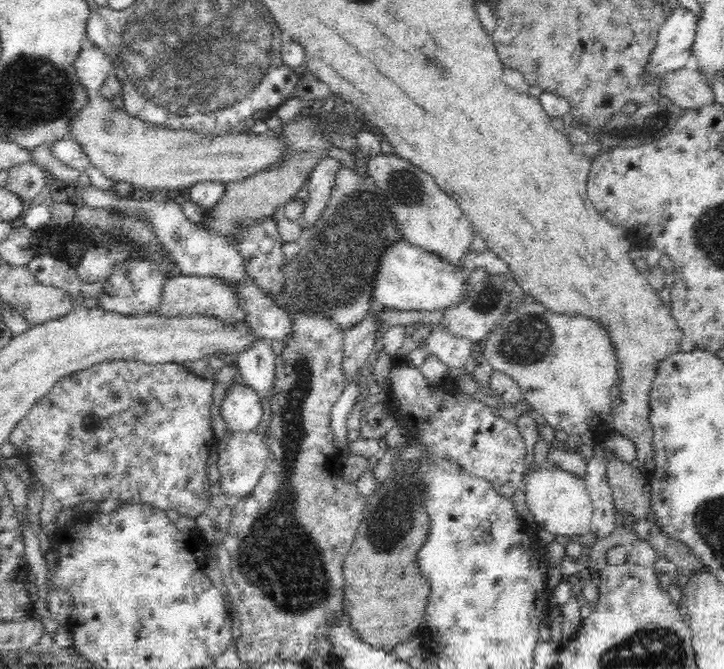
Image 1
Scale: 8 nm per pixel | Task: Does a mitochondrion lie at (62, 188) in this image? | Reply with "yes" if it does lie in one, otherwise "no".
no

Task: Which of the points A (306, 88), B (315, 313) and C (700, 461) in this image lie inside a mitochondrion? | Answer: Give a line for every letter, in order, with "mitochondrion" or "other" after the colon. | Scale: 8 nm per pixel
A: other
B: mitochondrion
C: other

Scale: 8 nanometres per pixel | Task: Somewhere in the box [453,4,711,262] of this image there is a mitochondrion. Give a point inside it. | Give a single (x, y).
(653, 125)

